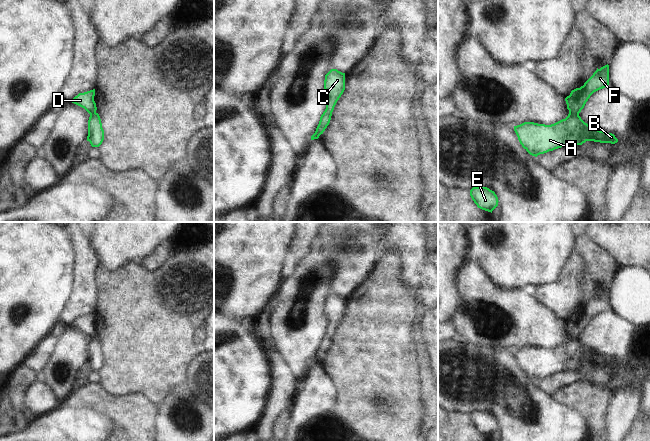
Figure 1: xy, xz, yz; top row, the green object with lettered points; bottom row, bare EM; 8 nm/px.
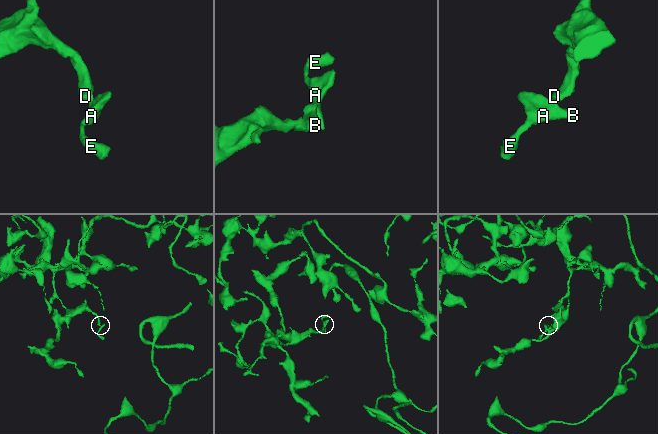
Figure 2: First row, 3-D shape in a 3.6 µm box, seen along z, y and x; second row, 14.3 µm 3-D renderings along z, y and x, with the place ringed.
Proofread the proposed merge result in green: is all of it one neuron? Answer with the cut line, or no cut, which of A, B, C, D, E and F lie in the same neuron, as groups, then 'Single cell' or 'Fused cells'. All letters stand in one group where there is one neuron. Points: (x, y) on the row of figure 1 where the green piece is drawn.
Split along yz (569, 110), (578, 115). Groups: A B C E / D F. Fused cells.

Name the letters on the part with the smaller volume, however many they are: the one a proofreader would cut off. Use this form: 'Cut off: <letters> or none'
Cut off: A, B, C, E

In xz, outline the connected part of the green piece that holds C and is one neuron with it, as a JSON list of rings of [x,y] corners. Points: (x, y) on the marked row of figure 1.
[[[331,69],[325,75],[324,89],[327,93],[327,102],[315,131],[318,138],[329,125],[334,107],[345,90],[345,73]]]

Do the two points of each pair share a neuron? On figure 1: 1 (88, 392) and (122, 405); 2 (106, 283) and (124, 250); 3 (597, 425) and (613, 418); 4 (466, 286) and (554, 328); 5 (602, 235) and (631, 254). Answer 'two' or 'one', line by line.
1: one
2: two
3: two
4: one
5: one

